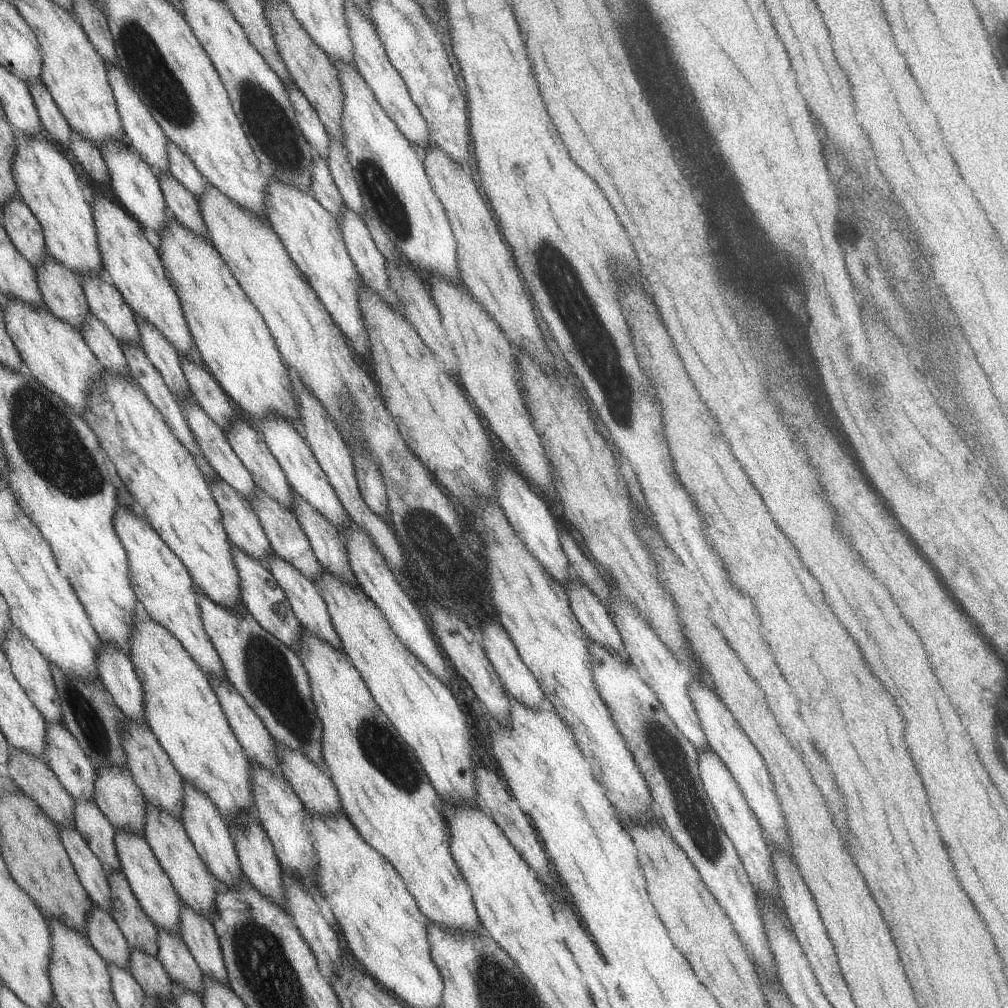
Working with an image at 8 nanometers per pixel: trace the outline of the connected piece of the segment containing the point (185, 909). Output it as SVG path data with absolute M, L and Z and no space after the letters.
M182 905L178 926L180 926L181 938L190 950L192 958L196 960L203 976L229 986L220 940L210 919L200 916L190 906Z

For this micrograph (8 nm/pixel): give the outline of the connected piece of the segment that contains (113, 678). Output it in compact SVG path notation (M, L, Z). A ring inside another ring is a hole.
M102 646L96 664L98 679L116 707L129 722L146 725L144 692L129 656L122 650Z

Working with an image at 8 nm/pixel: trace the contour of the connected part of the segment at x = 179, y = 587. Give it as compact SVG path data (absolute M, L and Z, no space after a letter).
M128 506L115 512L114 531L128 558L129 580L140 603L140 610L149 619L164 626L208 677L225 678L224 664L204 631L198 594L194 582L176 554L158 537L147 520L142 520Z

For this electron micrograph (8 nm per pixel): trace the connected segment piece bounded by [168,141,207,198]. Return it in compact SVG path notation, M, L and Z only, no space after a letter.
M168 142L168 171L172 178L176 178L192 196L200 198L206 188L205 179L196 170L192 160L172 142Z

